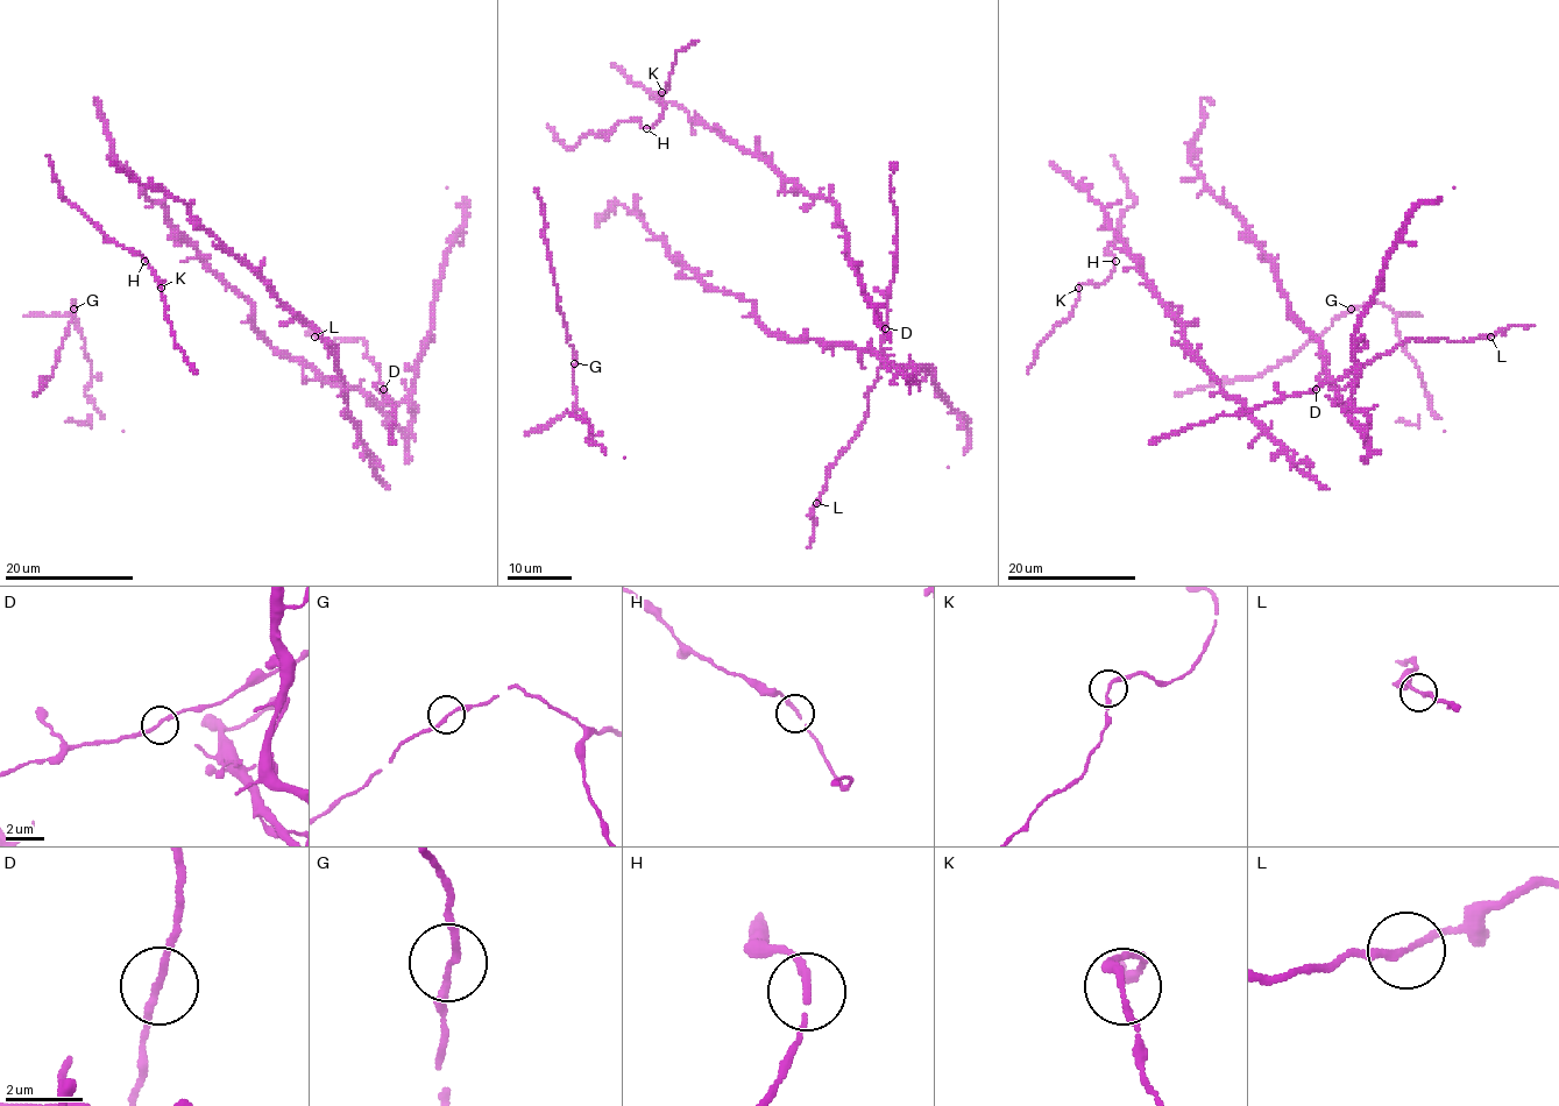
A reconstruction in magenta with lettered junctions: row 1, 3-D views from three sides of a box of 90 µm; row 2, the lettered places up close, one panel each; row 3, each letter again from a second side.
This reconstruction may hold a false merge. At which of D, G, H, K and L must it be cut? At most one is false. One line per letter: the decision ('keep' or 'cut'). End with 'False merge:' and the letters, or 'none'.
D: keep
G: keep
H: keep
K: keep
L: keep
False merge: none

